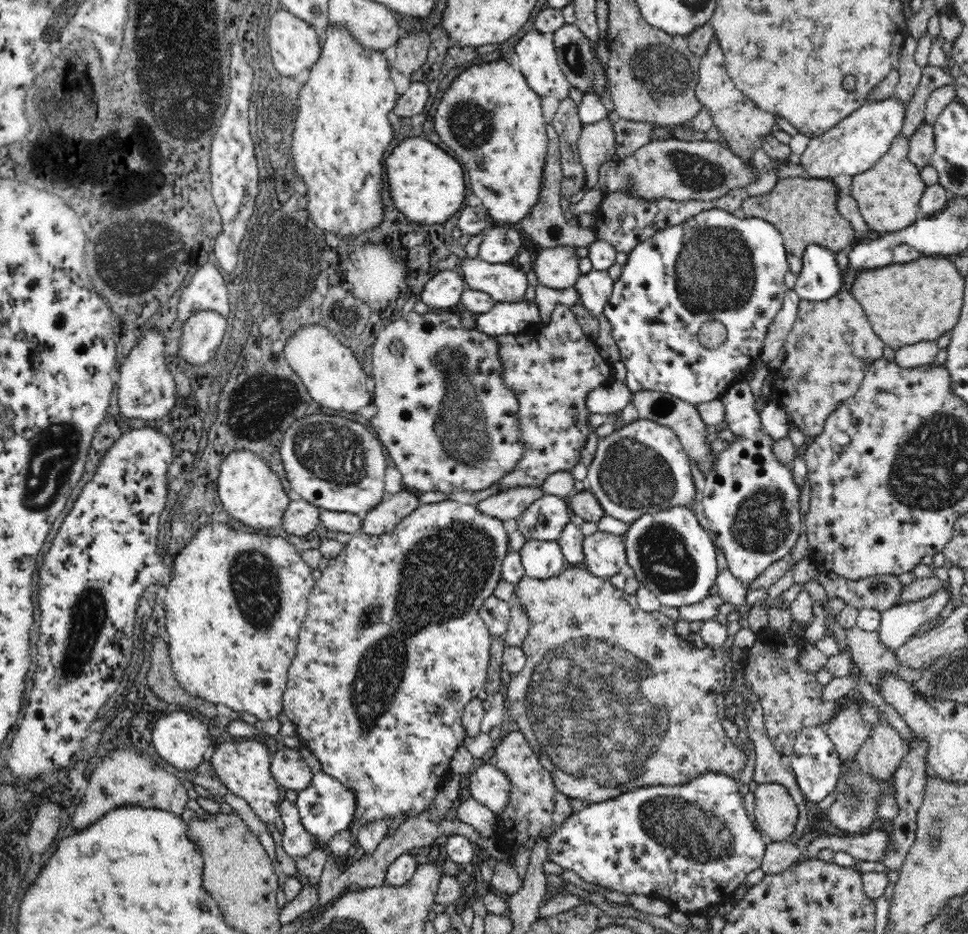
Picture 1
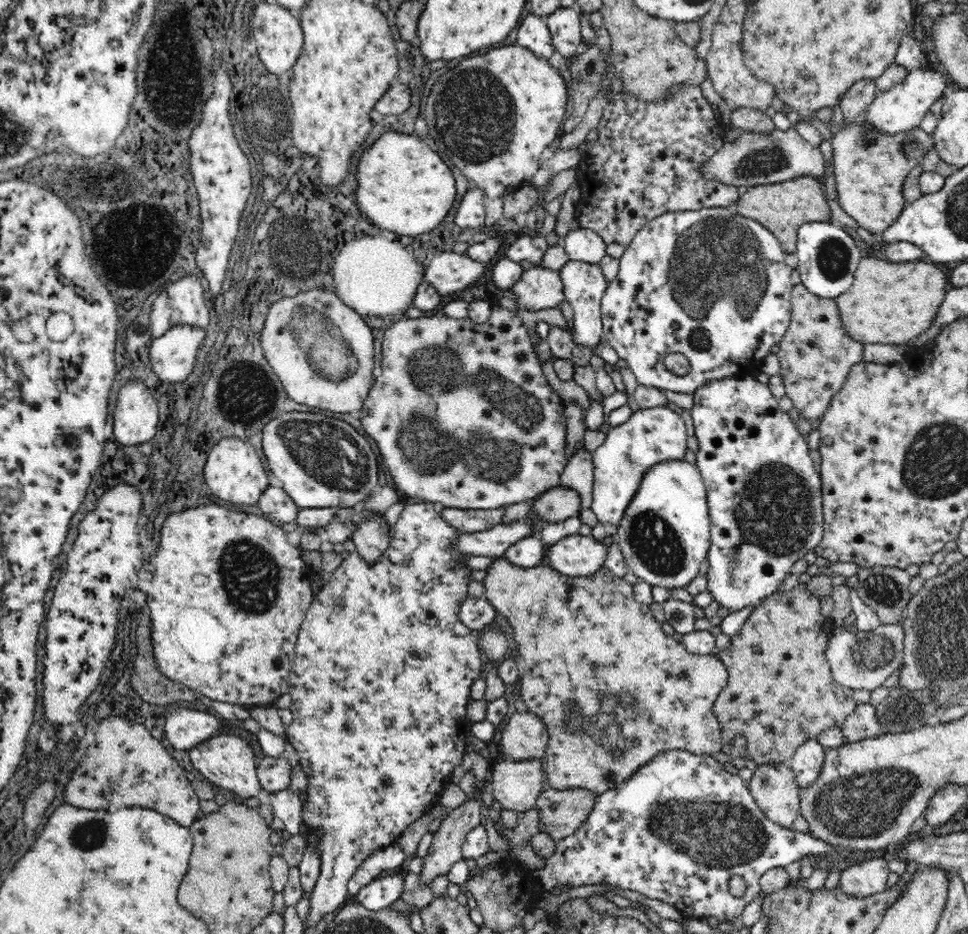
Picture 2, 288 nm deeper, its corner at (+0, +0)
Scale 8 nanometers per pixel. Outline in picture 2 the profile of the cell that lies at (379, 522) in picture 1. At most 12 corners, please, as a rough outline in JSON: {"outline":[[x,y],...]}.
{"outline":[[366,518],[352,538],[374,564],[392,542],[386,518]]}

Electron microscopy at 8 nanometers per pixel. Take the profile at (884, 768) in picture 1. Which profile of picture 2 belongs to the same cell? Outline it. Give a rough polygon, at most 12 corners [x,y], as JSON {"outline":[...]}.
{"outline":[[858,704],[840,726],[846,742],[878,738],[876,706]]}

